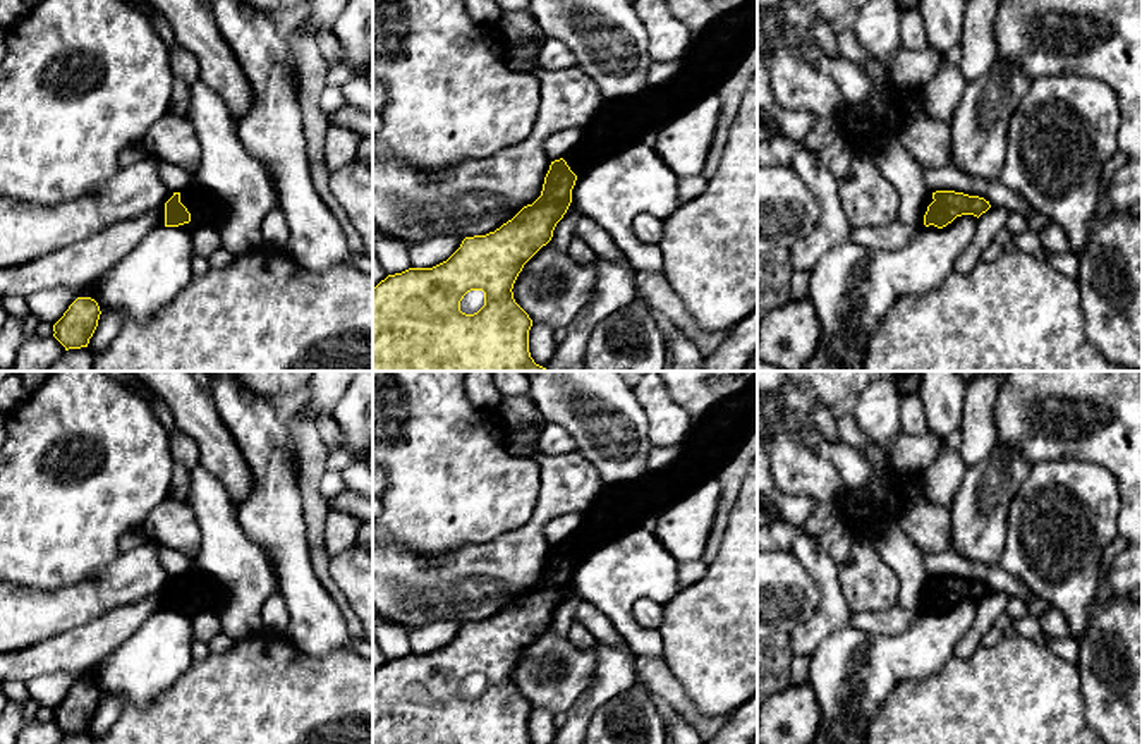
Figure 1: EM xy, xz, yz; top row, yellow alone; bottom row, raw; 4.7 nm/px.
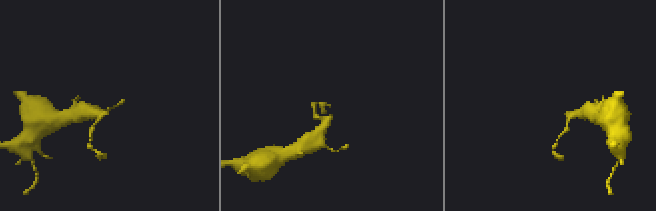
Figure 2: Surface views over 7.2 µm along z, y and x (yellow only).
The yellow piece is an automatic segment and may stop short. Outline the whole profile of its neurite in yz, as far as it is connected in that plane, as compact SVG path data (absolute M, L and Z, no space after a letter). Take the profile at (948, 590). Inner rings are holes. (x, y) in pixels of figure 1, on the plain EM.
M929 576L922 593L922 607L929 613L943 613L957 601L974 600L979 603L989 593L989 586L979 581L955 576Z

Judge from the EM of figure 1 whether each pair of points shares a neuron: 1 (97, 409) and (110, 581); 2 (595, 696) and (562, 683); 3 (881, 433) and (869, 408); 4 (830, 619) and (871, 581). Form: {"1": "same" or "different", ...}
{"1": "different", "2": "different", "3": "same", "4": "different"}

